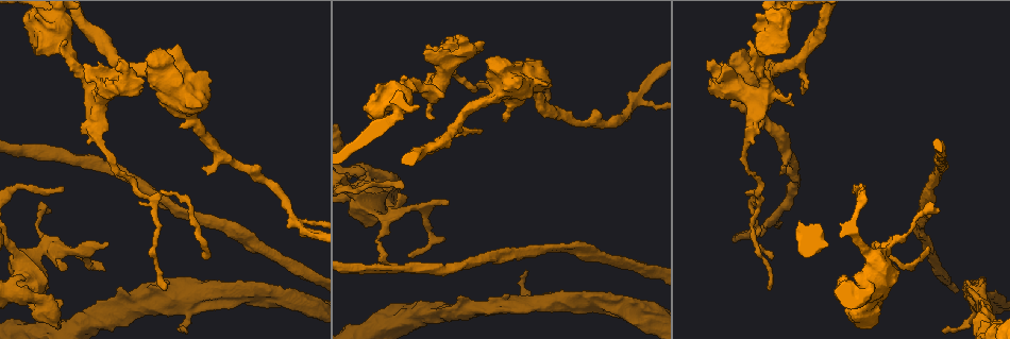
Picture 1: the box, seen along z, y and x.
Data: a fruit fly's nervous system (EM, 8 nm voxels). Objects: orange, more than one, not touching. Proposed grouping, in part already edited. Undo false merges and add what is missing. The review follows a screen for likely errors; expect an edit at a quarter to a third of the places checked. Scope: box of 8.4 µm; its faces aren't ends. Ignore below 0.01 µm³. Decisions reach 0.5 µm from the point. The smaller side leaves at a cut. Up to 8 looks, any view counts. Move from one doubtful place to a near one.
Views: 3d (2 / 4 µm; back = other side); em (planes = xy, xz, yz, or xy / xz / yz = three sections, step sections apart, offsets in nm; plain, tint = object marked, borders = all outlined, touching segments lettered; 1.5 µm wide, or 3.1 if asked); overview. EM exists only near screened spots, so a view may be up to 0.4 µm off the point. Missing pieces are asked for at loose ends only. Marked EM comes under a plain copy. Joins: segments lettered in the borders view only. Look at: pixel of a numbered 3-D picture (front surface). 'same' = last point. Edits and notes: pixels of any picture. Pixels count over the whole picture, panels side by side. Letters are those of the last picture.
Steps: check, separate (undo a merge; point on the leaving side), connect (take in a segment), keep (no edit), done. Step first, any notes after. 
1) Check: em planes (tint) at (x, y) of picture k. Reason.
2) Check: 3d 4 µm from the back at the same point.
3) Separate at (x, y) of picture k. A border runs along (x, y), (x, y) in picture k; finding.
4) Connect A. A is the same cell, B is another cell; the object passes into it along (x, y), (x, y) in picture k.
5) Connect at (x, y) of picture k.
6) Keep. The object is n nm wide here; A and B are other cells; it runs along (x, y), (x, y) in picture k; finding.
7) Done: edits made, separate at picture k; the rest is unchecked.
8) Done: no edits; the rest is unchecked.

Check: em xy step 8 (tint) at (857, 310) of picture 1. Thick turns thin.

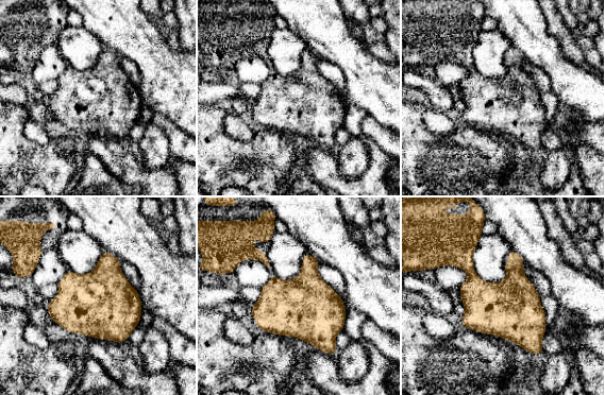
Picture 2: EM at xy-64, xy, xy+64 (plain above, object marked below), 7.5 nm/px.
Check: em planes (borders) at the same point.

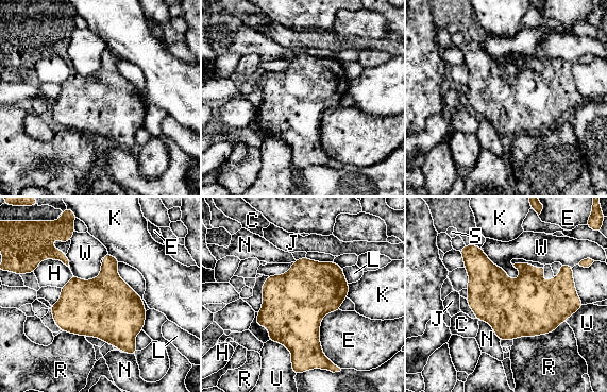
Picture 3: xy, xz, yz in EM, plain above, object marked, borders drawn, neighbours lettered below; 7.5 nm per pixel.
Keep. The longest contact is with E, 420 nm; C, E, H, J, K, L, N, R, S, U and W are other cells; a border runs along (481, 248), (511, 279), (520, 276) in picture 3; all the same neuron.

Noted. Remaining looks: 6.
Check: em planes (borders) at (48, 214) of picture 1. Free end.

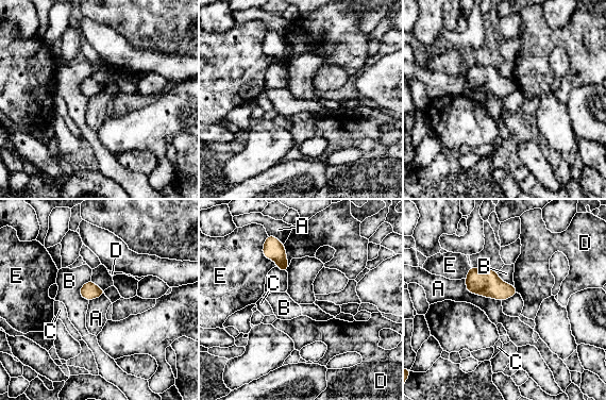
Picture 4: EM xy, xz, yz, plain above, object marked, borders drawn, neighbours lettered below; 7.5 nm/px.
Keep. A, B, C, D and E are other cells; a border runs along (465, 279), (469, 293), (501, 301) in picture 4; no lettered segment goes on from it.

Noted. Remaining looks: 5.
Check: 3d 2 µm at (108, 242) of picture 1. An open end.

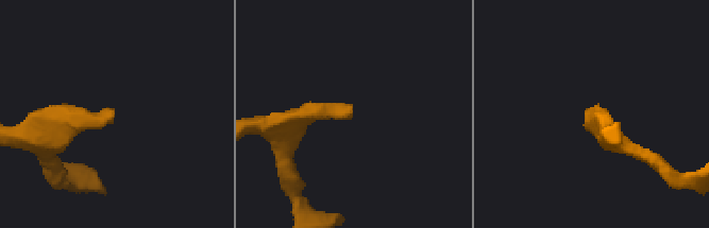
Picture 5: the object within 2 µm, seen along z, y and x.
Check: em xz step 4 (tint) at (590, 112) of picture 5. Shape alone is not enough.

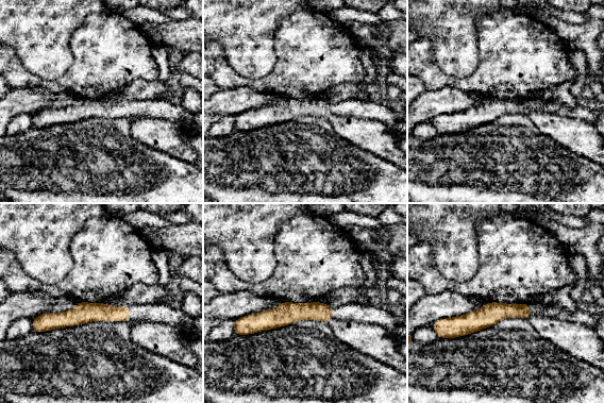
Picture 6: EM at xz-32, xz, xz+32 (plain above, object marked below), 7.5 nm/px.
Check: em planes (borders) at the same point.

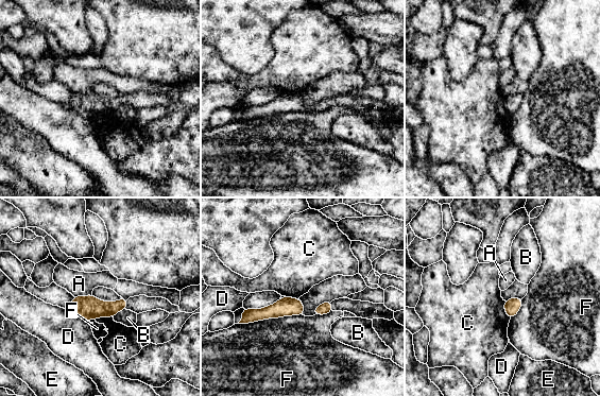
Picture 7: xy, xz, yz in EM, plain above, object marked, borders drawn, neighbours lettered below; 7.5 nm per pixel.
Keep. A, B, C, D, E and F are other cells; it runs along (302, 310), (243, 321) in picture 7; none of them fits.

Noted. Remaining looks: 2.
Done: no edits; the rest is unchecked.

